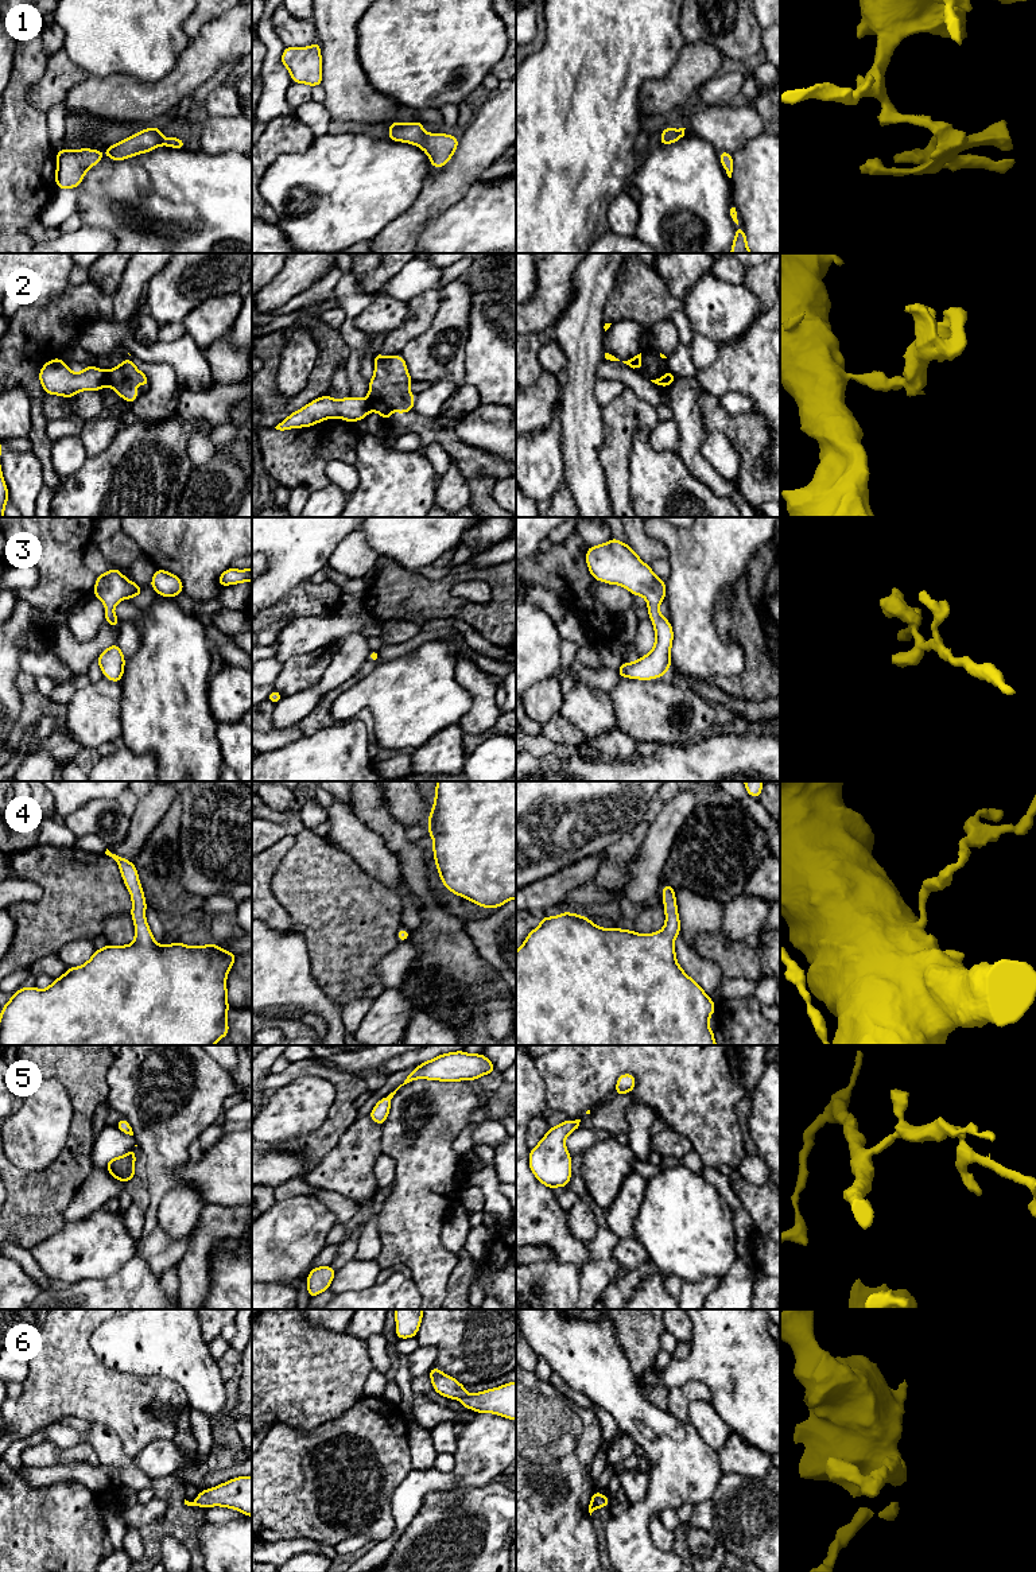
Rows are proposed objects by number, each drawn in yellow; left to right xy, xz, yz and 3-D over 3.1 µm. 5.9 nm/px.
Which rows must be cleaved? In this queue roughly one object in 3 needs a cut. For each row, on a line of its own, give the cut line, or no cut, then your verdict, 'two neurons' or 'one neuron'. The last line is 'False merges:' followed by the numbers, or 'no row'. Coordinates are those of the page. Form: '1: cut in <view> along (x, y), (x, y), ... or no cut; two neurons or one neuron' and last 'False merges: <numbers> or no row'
1: no cut; one neuron
2: cut in xz along (367, 398), (371, 410); two neurons
3: no cut; one neuron
4: no cut; one neuron
5: no cut; one neuron
6: no cut; one neuron
False merges: 2

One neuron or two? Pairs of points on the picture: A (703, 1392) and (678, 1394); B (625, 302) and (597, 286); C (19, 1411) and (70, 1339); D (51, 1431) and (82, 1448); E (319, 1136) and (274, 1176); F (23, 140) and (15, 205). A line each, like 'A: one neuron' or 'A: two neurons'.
A: one neuron
B: two neurons
C: one neuron
D: two neurons
E: two neurons
F: one neuron

